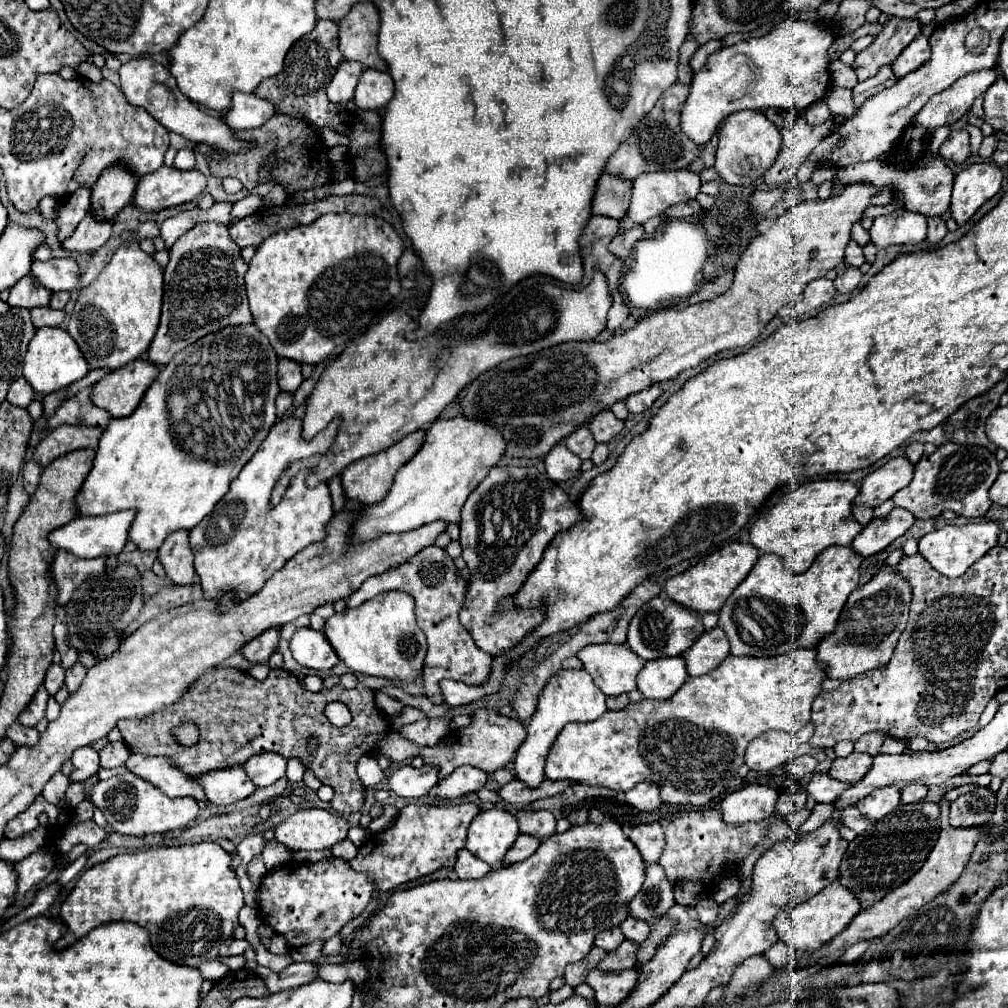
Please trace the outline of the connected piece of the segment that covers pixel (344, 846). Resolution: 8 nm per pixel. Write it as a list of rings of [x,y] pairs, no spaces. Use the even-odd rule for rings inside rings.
[[[345,839],[345,841],[335,843],[335,845],[331,847],[331,853],[333,853],[335,857],[341,857],[341,859],[345,859],[345,861],[351,861],[351,859],[357,855],[357,847],[355,847],[349,839]]]

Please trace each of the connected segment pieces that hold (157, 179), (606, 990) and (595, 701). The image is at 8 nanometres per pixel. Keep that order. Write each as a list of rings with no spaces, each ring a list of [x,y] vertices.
[[[159,167],[137,181],[133,205],[145,213],[183,205],[203,193],[207,179],[199,171]]]
[[[593,969],[587,975],[587,983],[595,991],[595,1001],[599,1005],[609,1005],[615,1007],[627,999],[627,995],[635,989],[637,983],[637,969],[627,969],[627,971],[603,971],[603,969]]]
[[[585,669],[561,671],[561,673],[553,675],[547,681],[543,693],[539,695],[537,711],[535,711],[531,723],[527,725],[527,739],[517,749],[517,755],[515,755],[515,777],[519,781],[523,781],[531,789],[539,787],[541,781],[545,779],[543,767],[545,767],[545,759],[547,759],[549,747],[553,745],[555,737],[561,733],[561,729],[567,723],[589,723],[589,721],[599,719],[607,711],[605,699],[607,697],[599,691],[599,687],[595,687],[591,675]]]

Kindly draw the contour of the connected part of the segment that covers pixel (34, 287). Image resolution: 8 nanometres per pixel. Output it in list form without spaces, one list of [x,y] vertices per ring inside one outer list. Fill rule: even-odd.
[[[27,275],[11,289],[7,303],[11,307],[33,309],[33,307],[47,307],[49,299],[51,299],[51,291],[47,291],[45,287],[39,287],[39,283],[31,275]]]

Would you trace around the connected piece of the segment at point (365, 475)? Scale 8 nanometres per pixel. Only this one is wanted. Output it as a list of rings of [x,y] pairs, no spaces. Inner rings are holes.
[[[415,431],[415,433],[407,435],[405,439],[401,439],[399,443],[395,443],[391,449],[387,449],[383,453],[377,453],[373,457],[365,457],[361,461],[351,463],[341,473],[341,483],[343,483],[345,497],[353,499],[357,503],[363,503],[363,505],[373,505],[373,503],[383,501],[383,497],[387,497],[387,491],[389,491],[389,487],[391,487],[391,483],[395,479],[395,473],[399,471],[401,465],[405,465],[421,449],[423,441],[425,441],[425,431]]]

